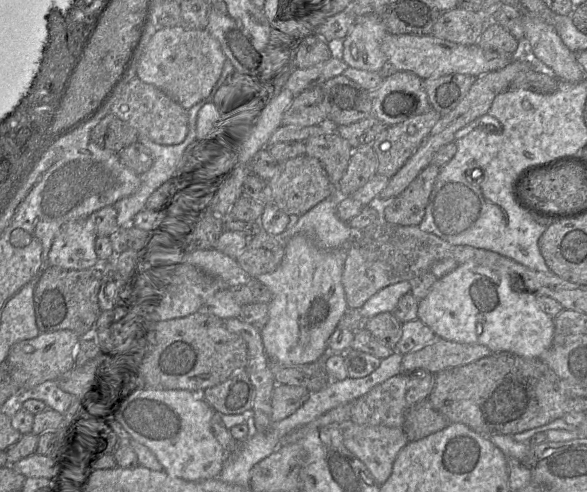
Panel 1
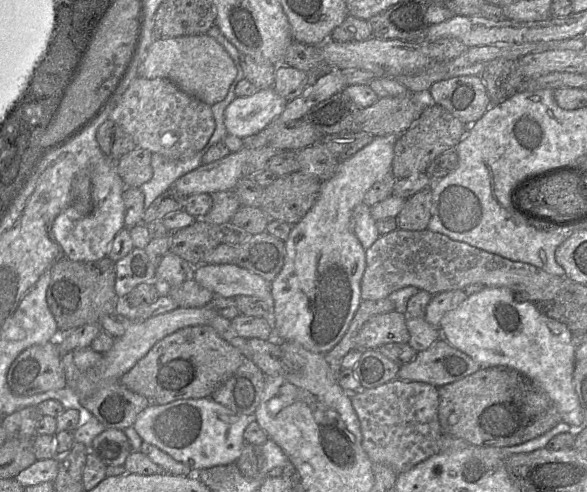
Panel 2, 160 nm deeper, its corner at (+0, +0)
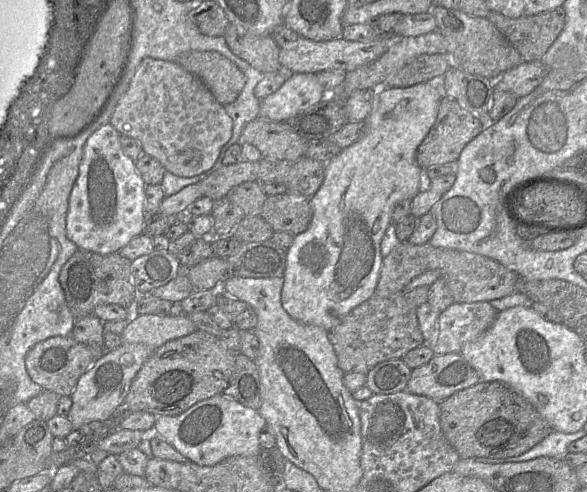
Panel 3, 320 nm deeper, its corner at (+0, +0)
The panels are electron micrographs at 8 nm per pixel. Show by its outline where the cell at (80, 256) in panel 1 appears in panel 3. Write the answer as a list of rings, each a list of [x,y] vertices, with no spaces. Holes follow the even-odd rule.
[[[108,123],[93,132],[85,144],[66,217],[67,236],[78,250],[119,253],[133,238],[145,232],[146,183],[136,169],[135,160],[124,154],[120,138],[121,134]]]

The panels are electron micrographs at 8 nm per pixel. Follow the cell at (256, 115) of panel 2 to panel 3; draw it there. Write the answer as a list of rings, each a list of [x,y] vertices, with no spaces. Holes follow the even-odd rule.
[[[316,73],[291,74],[276,92],[261,100],[259,118],[285,122],[317,105],[327,94]]]

